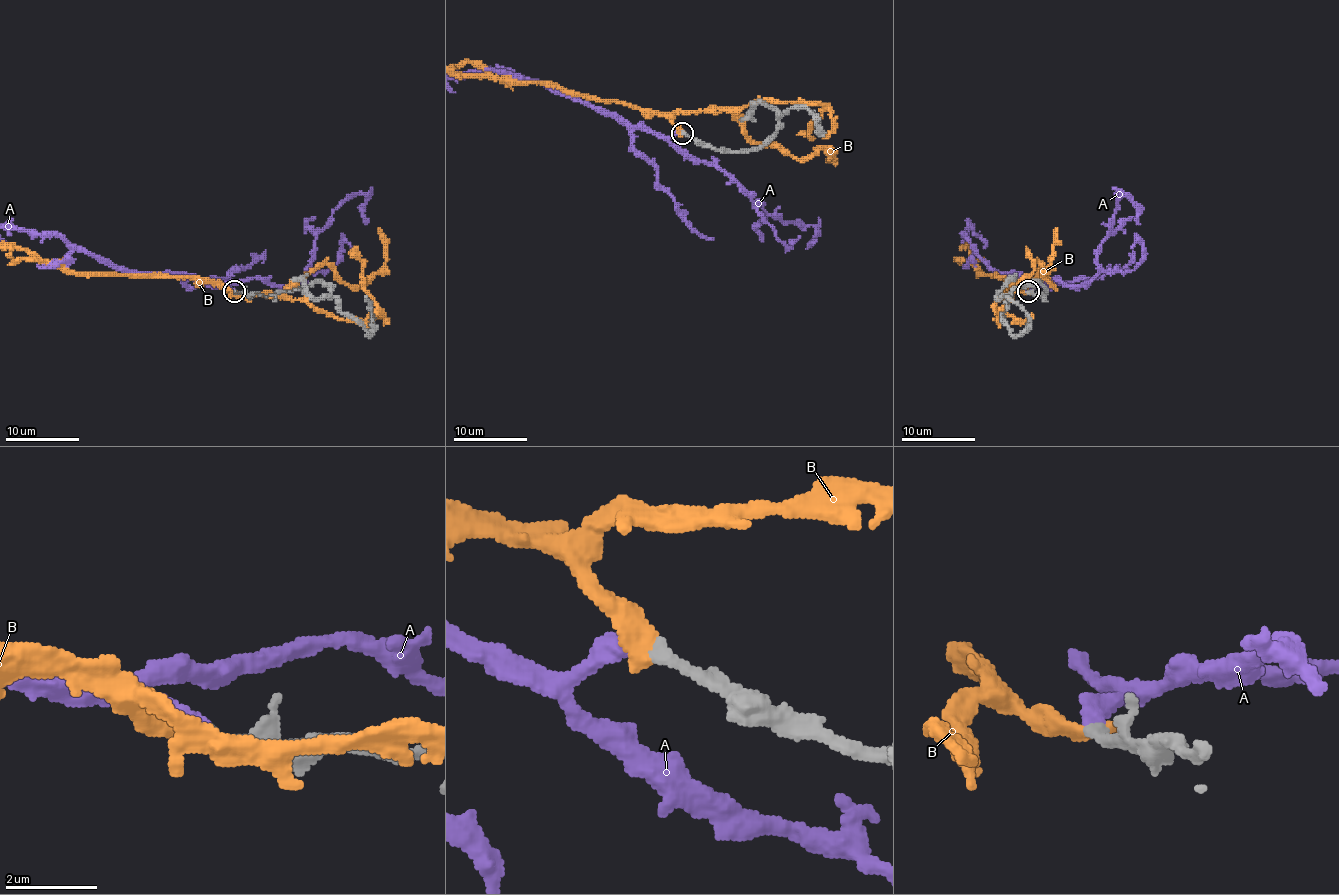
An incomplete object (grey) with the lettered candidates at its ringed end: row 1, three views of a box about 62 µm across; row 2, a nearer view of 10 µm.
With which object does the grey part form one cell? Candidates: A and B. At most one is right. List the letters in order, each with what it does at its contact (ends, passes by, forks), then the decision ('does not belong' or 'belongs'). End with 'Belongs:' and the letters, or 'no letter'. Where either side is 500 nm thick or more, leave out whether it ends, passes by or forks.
A: it ends there; belongs
B: it ends there; does not belong
Belongs: A

